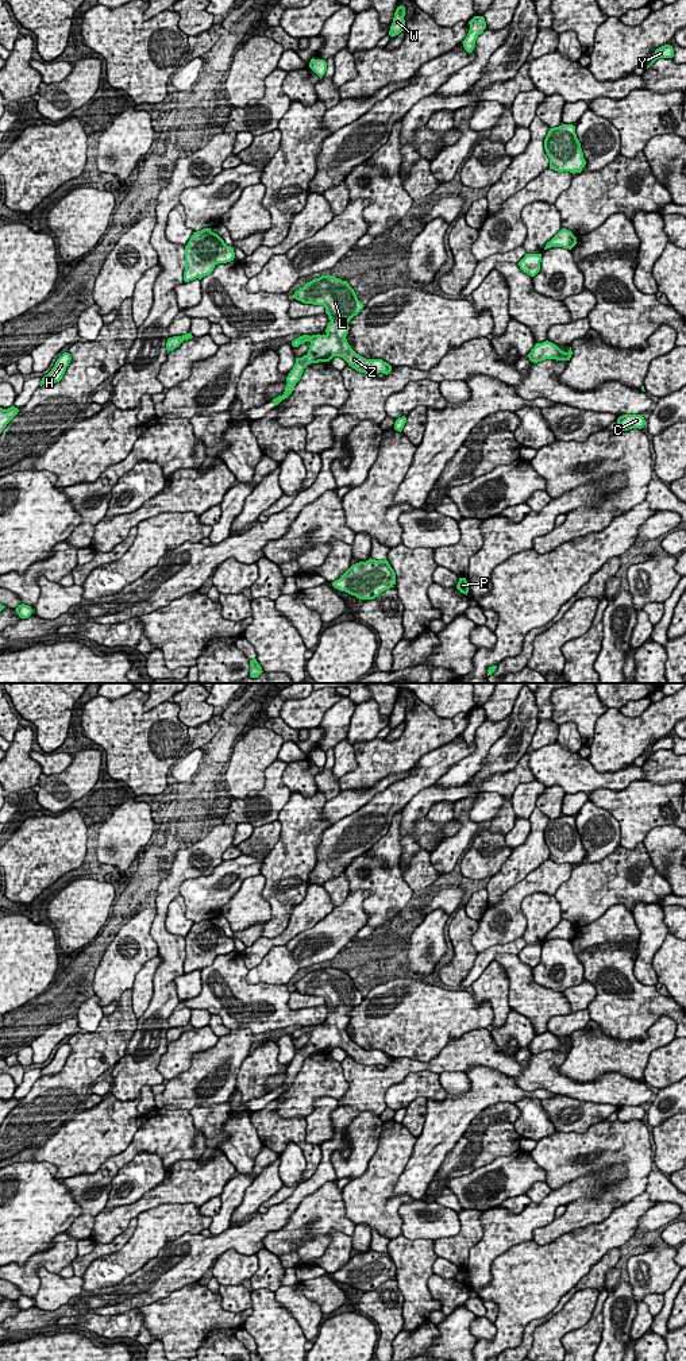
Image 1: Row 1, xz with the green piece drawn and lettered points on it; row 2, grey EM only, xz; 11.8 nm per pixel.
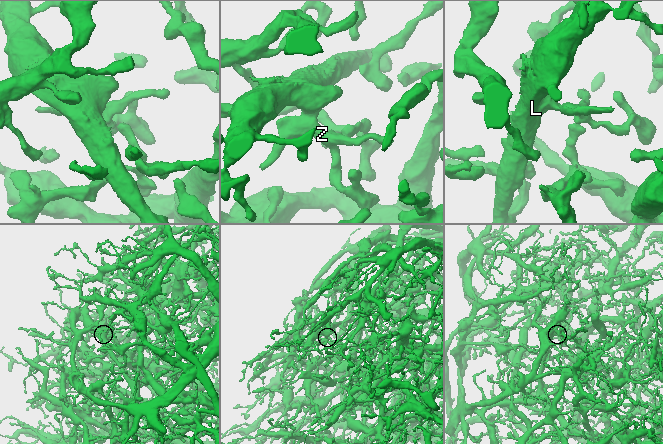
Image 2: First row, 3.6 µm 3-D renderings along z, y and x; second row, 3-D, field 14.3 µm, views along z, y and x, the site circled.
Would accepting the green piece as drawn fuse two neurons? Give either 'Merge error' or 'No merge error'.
No merge error

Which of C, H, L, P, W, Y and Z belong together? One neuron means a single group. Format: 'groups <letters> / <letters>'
groups C H L P W Y Z

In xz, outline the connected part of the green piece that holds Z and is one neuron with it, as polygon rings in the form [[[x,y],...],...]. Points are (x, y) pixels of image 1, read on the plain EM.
[[[321,967],[296,982],[293,990],[304,995],[323,996],[331,1013],[325,1019],[325,1026],[302,1026],[292,1033],[293,1038],[305,1033],[309,1033],[311,1037],[307,1046],[296,1049],[296,1055],[286,1068],[285,1083],[271,1091],[273,1096],[288,1090],[308,1056],[329,1053],[334,1048],[343,1049],[359,1064],[388,1067],[392,1063],[392,1057],[382,1050],[366,1050],[357,1045],[346,1030],[350,1021],[347,1014],[365,998],[347,972],[335,967]]]

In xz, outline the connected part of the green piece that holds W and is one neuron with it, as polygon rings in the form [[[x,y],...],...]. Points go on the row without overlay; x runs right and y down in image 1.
[[[404,697],[397,698],[394,703],[393,714],[390,717],[390,722],[389,722],[389,726],[392,729],[398,726],[401,722],[404,722],[405,720],[404,708],[405,708],[405,698]]]

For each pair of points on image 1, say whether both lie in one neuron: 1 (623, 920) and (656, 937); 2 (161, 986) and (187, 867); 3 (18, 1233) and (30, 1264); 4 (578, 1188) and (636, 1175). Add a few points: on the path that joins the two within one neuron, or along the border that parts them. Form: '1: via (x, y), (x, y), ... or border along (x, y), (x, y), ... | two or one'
1: border along (631, 913), (639, 930), (639, 940) | two
2: via (168, 956), (168, 943), (160, 935), (164, 897) | one
3: border along (53, 1240), (49, 1248), (14, 1264) | two
4: border along (623, 1163), (624, 1176), (609, 1183), (598, 1198) | two

